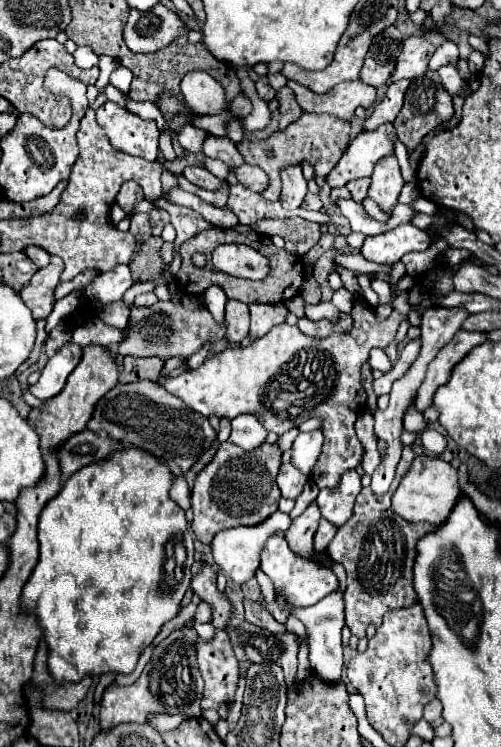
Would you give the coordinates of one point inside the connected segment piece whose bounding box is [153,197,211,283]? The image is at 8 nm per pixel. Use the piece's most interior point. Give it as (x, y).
(187, 223)

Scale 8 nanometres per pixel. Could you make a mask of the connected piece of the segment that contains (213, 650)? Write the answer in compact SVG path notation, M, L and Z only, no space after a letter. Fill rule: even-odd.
M221 629L213 635L211 641L197 639L197 663L201 677L205 681L201 709L217 709L221 703L231 703L237 679L239 679L239 665L229 645L227 633Z

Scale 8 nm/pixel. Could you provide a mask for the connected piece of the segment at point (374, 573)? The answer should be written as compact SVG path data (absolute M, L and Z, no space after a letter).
M403 447L403 457L397 465L397 475L391 489L385 495L375 495L371 487L363 487L355 499L353 517L339 527L337 535L329 543L327 555L341 563L347 571L347 591L345 591L345 617L347 627L355 637L365 637L369 623L381 625L381 617L387 611L403 609L417 603L417 593L413 589L413 563L417 557L417 541L437 531L429 523L409 523L395 515L391 509L391 495L395 493L401 477L409 471L415 453L411 447Z

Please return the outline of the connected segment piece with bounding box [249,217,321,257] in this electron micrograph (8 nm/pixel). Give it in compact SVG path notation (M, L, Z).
M301 217L289 219L261 219L249 225L257 235L281 235L285 239L285 247L293 255L305 255L319 241L319 225L305 221Z

